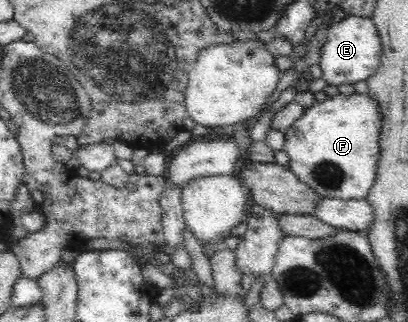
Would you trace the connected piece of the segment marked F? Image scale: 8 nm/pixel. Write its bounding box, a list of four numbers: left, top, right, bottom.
[285,94,384,200]

